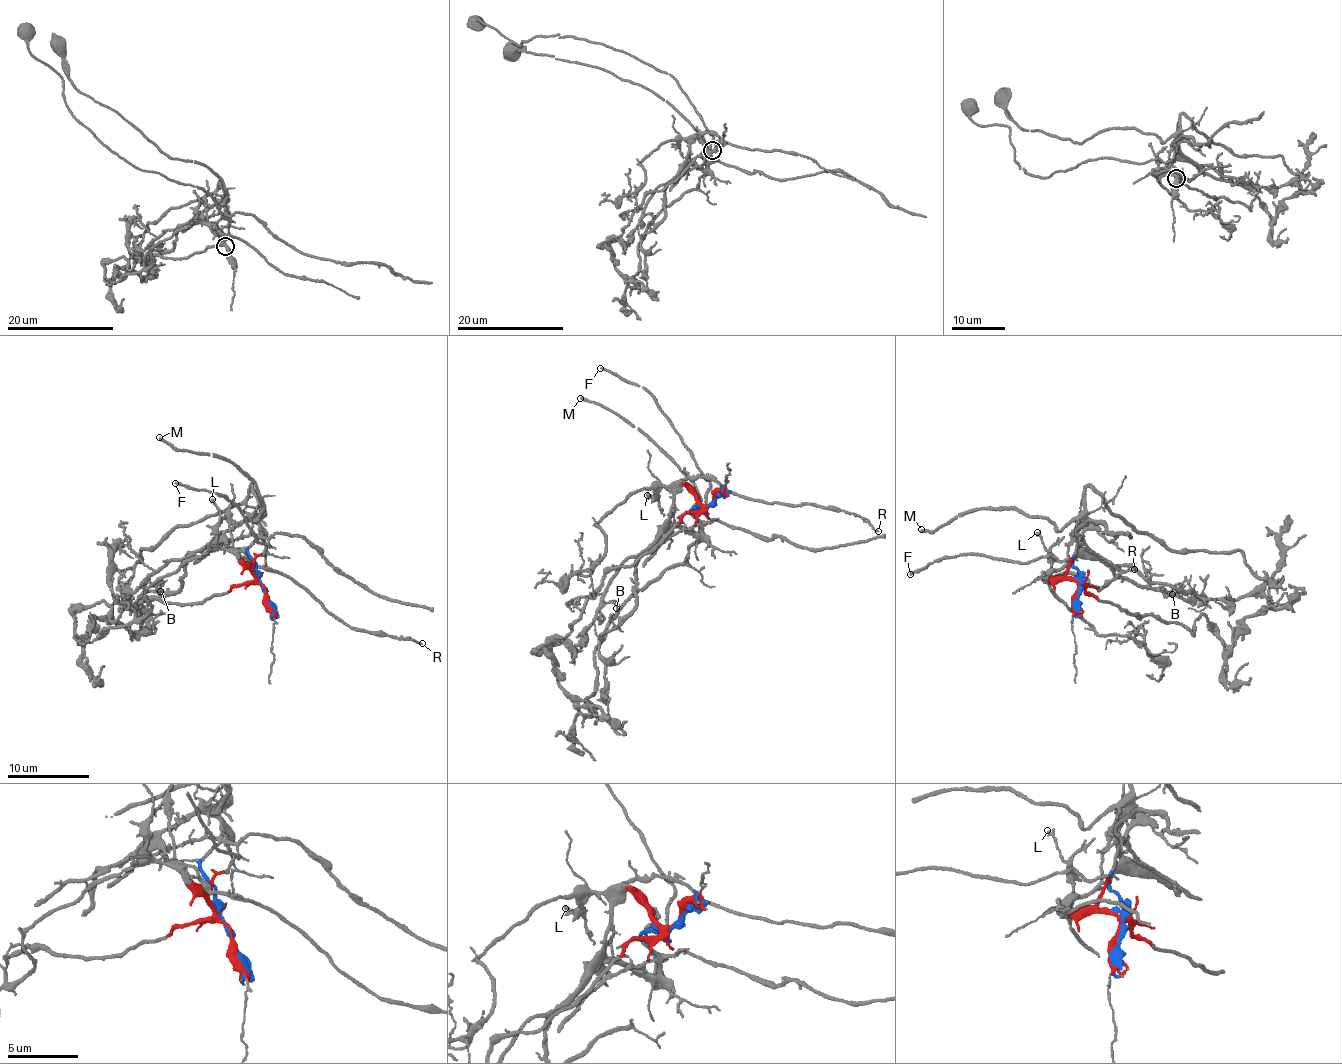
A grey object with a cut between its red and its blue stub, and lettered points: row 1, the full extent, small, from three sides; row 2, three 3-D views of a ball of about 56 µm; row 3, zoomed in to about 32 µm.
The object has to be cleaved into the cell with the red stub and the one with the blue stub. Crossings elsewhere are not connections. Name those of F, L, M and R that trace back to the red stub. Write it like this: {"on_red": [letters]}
{"on_red": ["F", "L", "R"]}

